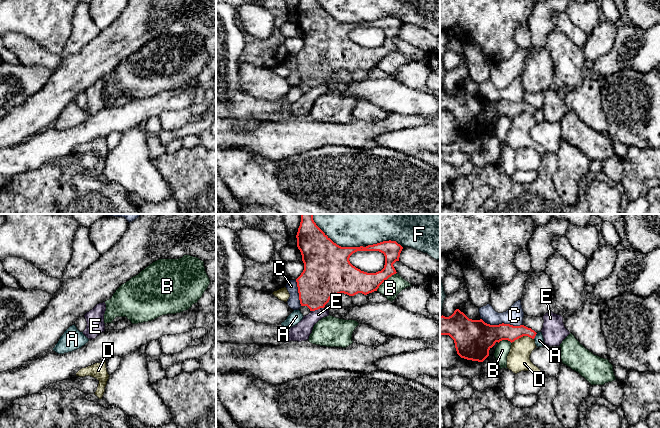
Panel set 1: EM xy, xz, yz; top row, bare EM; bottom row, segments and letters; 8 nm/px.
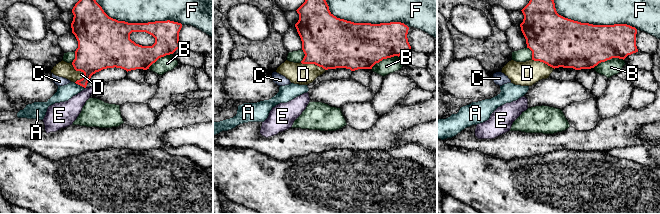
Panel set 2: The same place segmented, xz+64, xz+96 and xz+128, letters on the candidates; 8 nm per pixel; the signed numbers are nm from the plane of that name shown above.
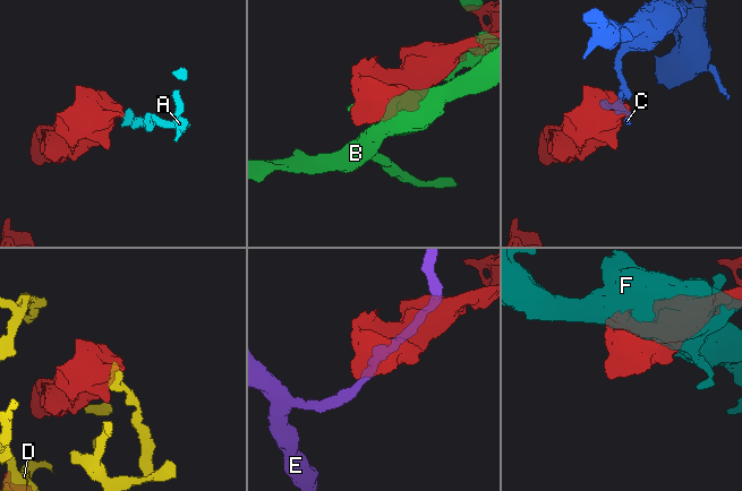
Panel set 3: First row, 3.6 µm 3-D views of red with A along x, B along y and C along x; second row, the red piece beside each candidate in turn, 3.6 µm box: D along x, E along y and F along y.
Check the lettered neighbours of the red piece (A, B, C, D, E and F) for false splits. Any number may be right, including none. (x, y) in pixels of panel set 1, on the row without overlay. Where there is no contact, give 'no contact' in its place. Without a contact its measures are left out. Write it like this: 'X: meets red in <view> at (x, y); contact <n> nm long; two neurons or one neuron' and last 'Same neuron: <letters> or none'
A: meets red in yz at (535, 111); contact 60 nm long; two neurons
B: meets red in xz at (385, 55); contact 220 nm long; two neurons
C: meets red in yz at (502, 99); contact 340 nm long; two neurons
D: meets red in yz at (522, 112); contact 190 nm long; two neurons
E: meets red in xz at (317, 85); contact 110 nm long; two neurons
F: meets red in xz at (338, 21); contact 420 nm long; two neurons
Same neuron: none

